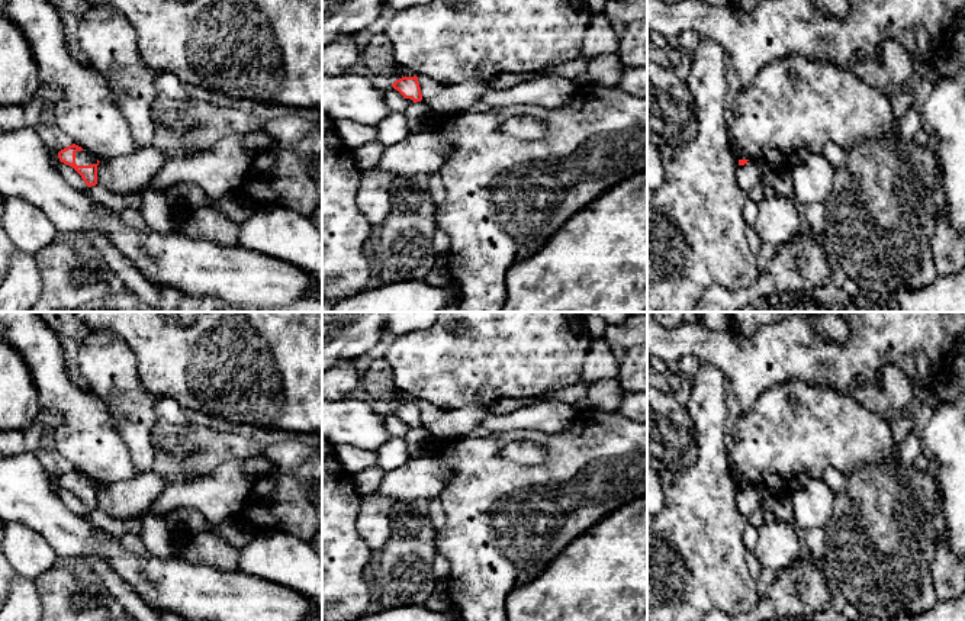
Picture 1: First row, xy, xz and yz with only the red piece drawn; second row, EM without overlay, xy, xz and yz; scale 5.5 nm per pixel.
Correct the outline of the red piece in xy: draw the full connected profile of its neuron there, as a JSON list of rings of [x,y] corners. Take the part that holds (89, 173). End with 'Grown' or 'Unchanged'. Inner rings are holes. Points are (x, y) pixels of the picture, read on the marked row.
[[[73,144],[58,152],[61,163],[73,167],[84,180],[84,183],[91,187],[97,184],[97,165],[99,160],[93,157],[89,151]]]. Grown

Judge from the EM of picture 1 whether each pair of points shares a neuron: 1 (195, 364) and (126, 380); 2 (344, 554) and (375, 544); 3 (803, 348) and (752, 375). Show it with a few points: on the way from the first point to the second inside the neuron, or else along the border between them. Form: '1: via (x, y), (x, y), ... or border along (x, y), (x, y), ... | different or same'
1: border along (128, 346), (141, 383), (154, 395) | different
2: border along (357, 514), (356, 530), (375, 559) | different
3: via (790, 350), (777, 353), (765, 362) | same

